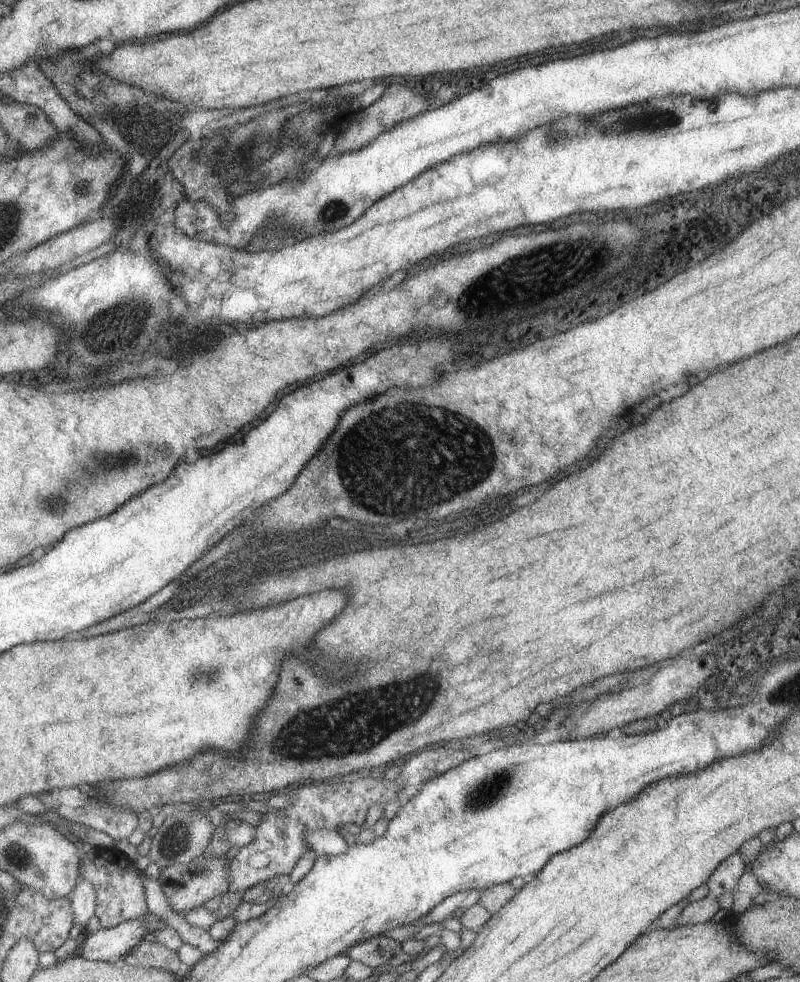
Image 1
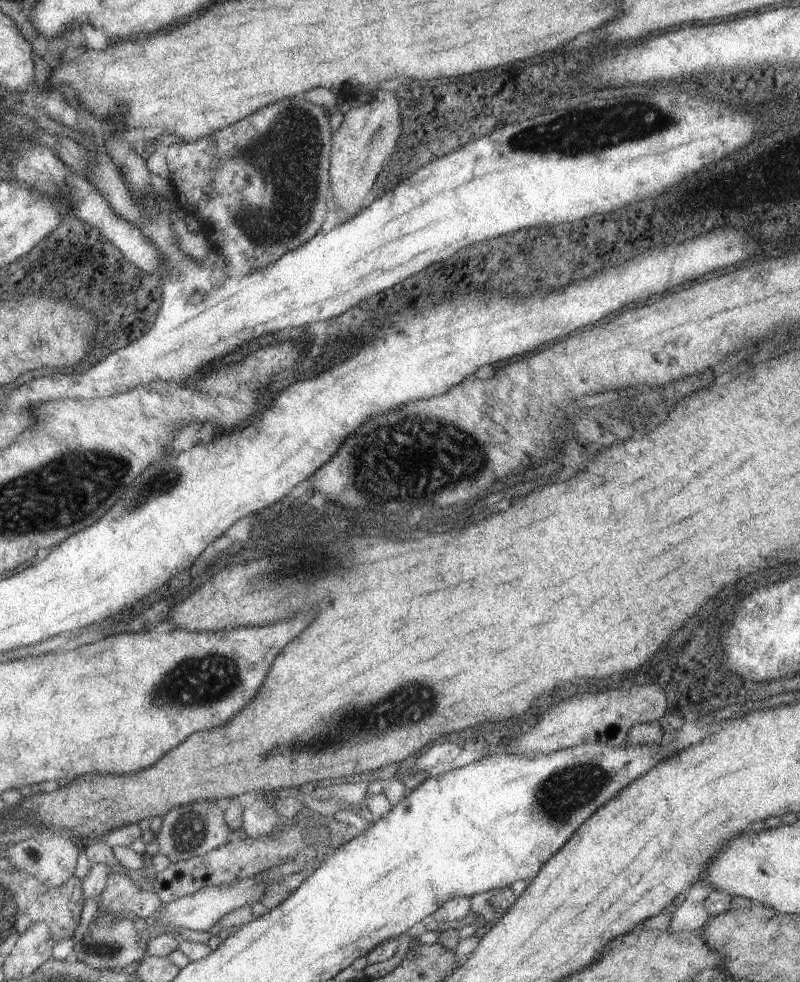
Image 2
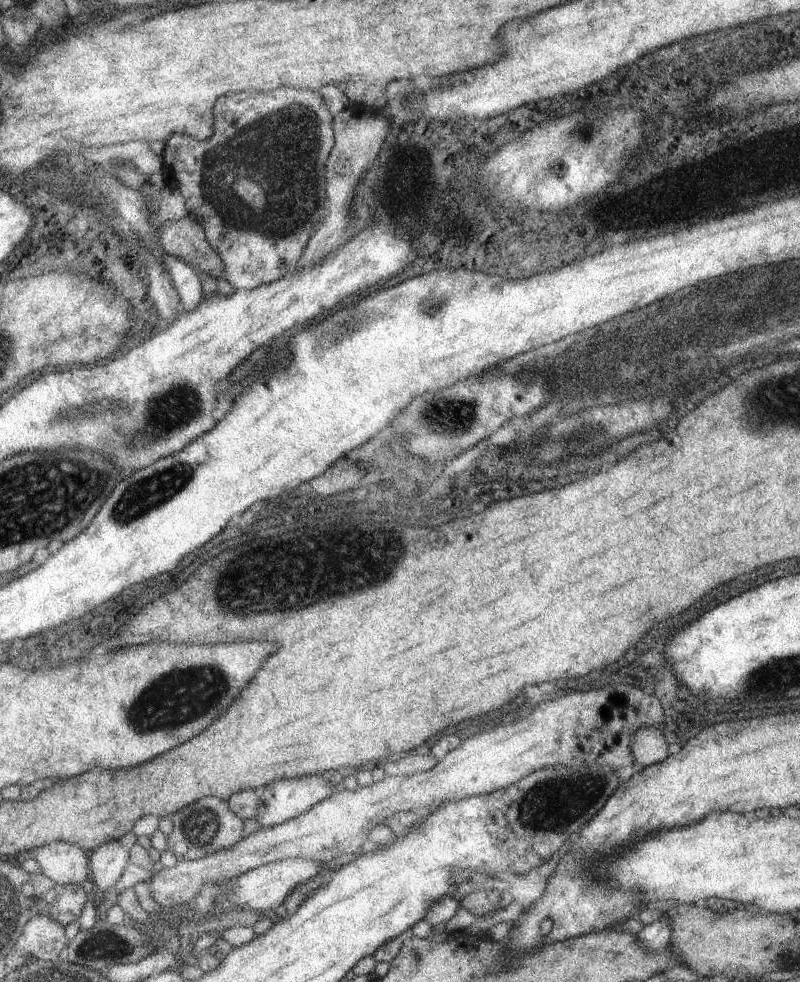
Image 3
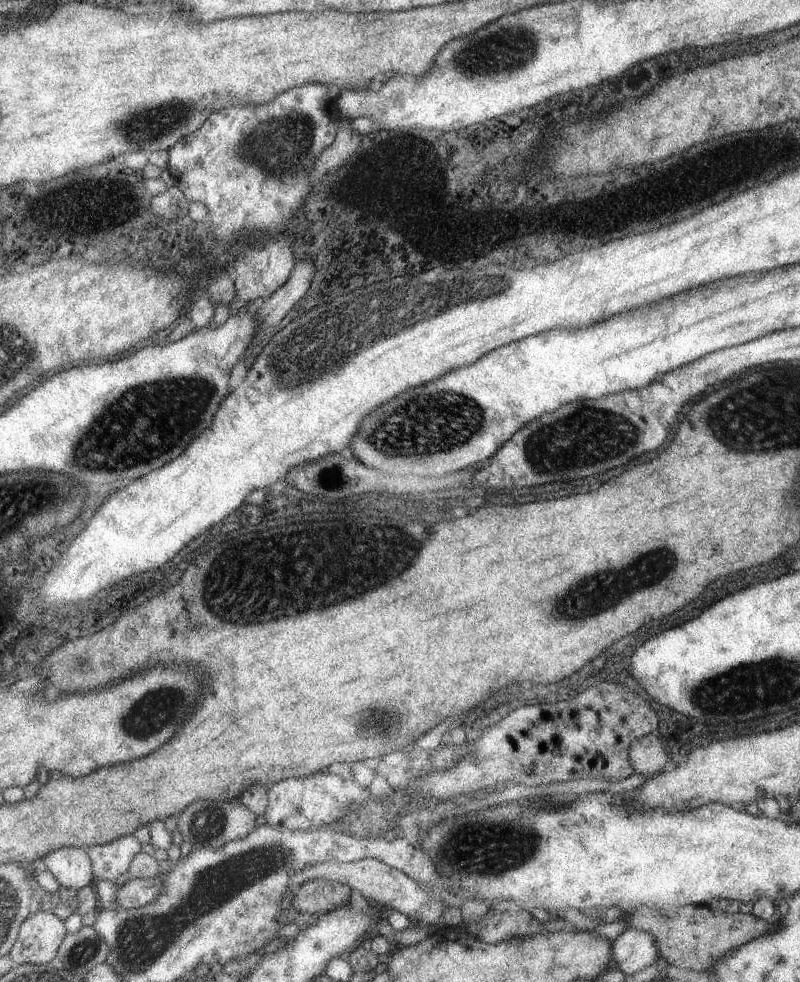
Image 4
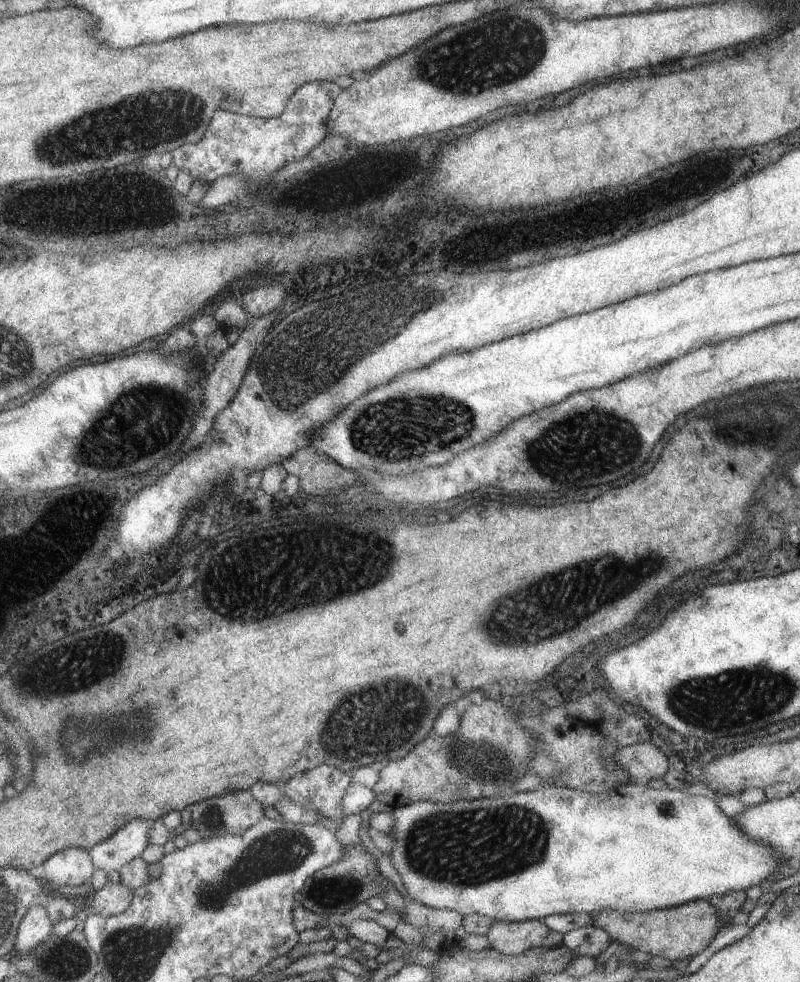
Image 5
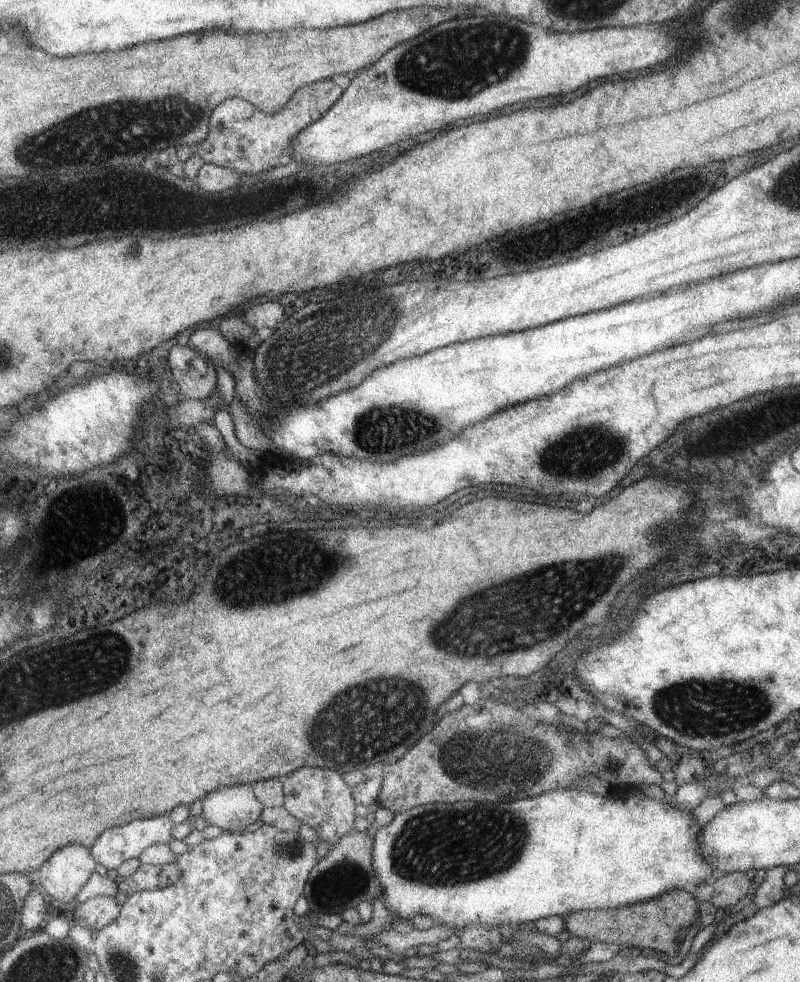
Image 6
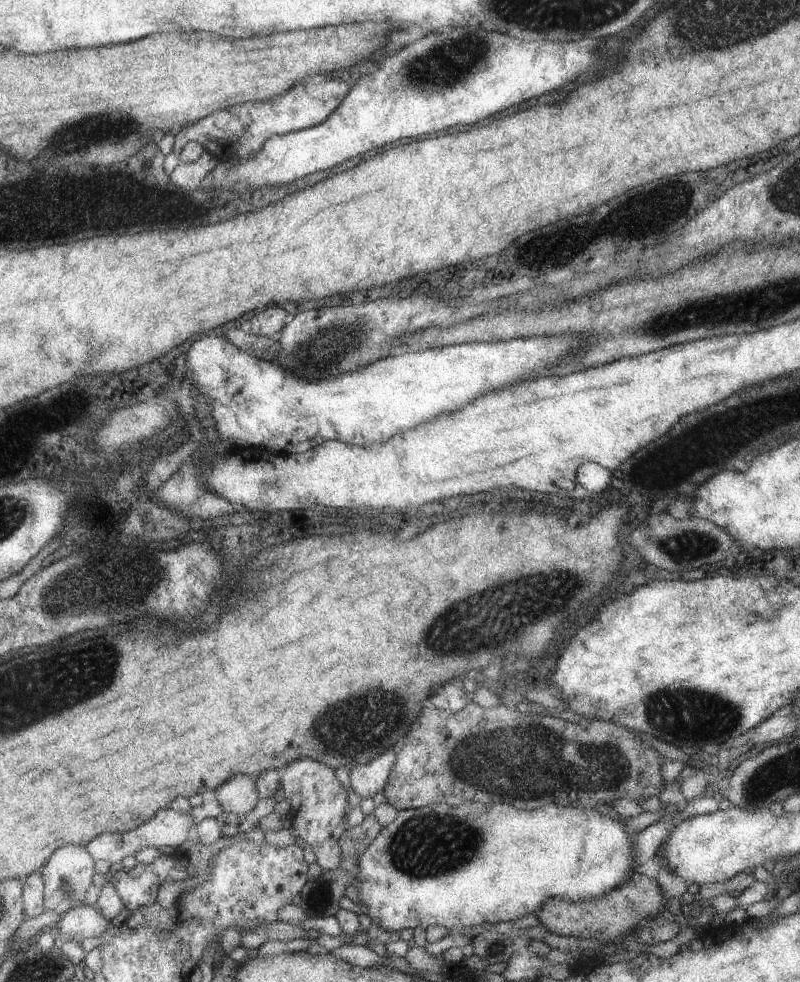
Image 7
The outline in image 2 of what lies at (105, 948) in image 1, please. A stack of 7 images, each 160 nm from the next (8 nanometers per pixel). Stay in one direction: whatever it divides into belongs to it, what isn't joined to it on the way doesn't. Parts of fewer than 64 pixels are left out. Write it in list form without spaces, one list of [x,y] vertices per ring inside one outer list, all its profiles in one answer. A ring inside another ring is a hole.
[[[254,875],[253,877],[237,879],[236,881],[230,882],[228,885],[221,885],[220,887],[208,886],[199,889],[193,894],[182,896],[173,902],[164,903],[159,911],[155,911],[150,917],[137,922],[138,941],[147,942],[147,940],[149,940],[150,933],[148,928],[151,928],[151,926],[163,925],[167,930],[169,929],[171,931],[174,931],[175,927],[207,931],[228,912],[233,912],[233,910],[237,910],[240,906],[247,906],[247,904],[251,905],[253,902],[257,901],[260,902],[267,887],[267,883],[263,882],[263,878],[261,878],[260,875]]]

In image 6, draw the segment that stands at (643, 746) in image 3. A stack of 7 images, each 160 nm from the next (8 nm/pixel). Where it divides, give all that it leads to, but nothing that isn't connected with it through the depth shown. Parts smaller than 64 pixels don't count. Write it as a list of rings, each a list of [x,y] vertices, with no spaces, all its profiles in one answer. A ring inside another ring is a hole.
[[[489,693],[487,694],[486,701],[483,699],[476,700],[472,705],[466,705],[463,703],[456,711],[444,714],[441,718],[437,718],[435,721],[437,724],[431,728],[429,734],[425,734],[419,742],[413,745],[399,760],[392,762],[391,764],[384,764],[382,768],[382,783],[379,794],[375,800],[375,804],[381,808],[387,808],[389,812],[394,814],[401,811],[409,810],[417,805],[428,804],[441,804],[441,803],[455,803],[457,800],[479,800],[482,803],[505,803],[509,801],[516,801],[517,799],[531,798],[540,795],[547,791],[554,791],[557,789],[581,789],[586,788],[588,784],[588,776],[593,776],[600,780],[600,782],[607,786],[632,786],[637,787],[639,784],[654,784],[655,786],[661,784],[661,773],[655,768],[649,766],[647,757],[643,750],[639,749],[639,746],[634,741],[628,739],[625,734],[619,737],[609,738],[599,735],[599,733],[581,733],[579,731],[562,731],[551,725],[546,725],[537,721],[530,714],[523,713],[519,709],[512,708],[507,703],[500,703],[500,701],[494,701],[489,699]]]

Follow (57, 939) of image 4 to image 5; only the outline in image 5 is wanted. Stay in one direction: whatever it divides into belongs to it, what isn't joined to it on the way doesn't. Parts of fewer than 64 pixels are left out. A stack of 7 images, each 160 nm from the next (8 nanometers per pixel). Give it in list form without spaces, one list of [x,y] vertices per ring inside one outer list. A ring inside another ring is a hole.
[[[39,905],[30,906],[20,920],[13,953],[26,953],[35,949],[52,933],[52,924],[46,909]]]

